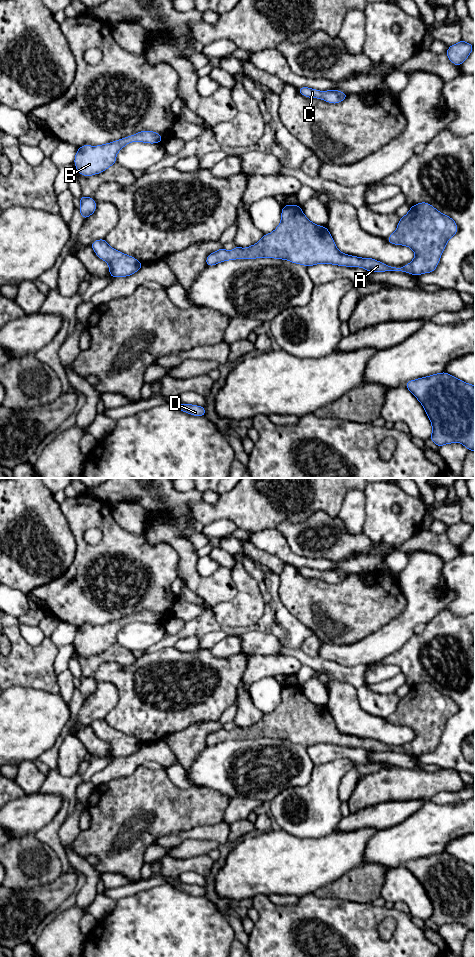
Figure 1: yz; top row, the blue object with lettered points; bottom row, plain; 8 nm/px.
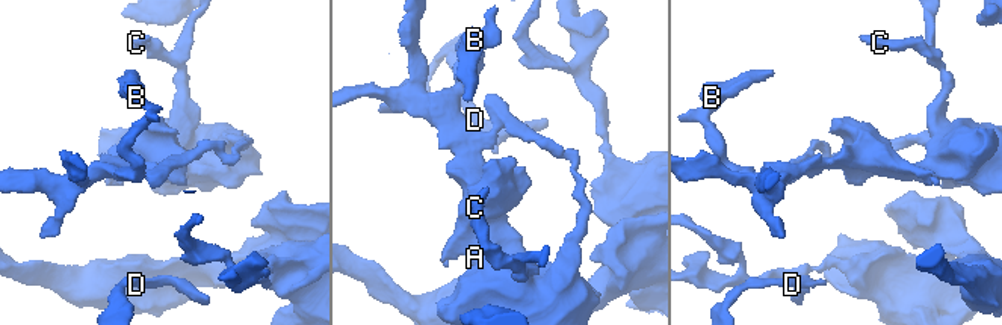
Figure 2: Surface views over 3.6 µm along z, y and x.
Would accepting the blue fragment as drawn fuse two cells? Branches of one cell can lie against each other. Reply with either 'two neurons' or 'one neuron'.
one neuron

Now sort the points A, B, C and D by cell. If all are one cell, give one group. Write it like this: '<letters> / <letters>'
A B C D

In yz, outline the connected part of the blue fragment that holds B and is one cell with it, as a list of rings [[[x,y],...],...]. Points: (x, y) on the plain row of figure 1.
[[[140,611],[132,616],[124,617],[104,625],[83,625],[77,630],[74,639],[77,652],[83,656],[92,656],[104,652],[116,643],[117,633],[125,625],[134,621],[151,624],[160,623],[162,616],[153,611]]]

